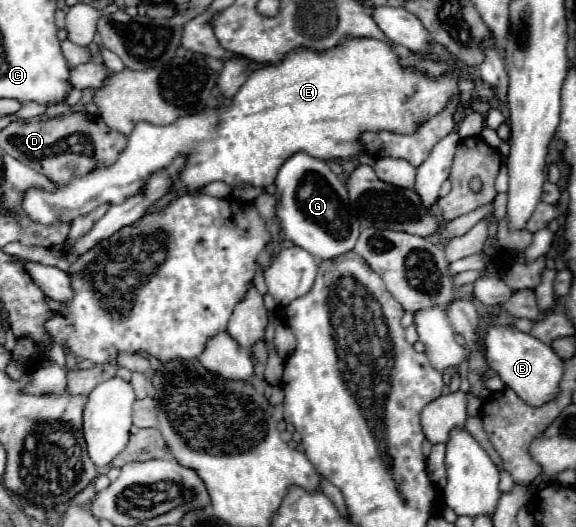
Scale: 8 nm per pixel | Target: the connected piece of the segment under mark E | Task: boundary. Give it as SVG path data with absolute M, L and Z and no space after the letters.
M347 37L337 47L327 51L297 47L289 51L277 65L263 65L255 69L243 87L235 93L229 107L205 107L199 113L179 117L171 125L139 121L129 133L127 145L113 165L97 165L87 175L73 177L69 183L57 185L55 191L29 187L23 195L21 209L33 223L39 225L55 225L57 221L71 225L77 217L89 215L103 203L119 205L125 199L139 195L145 187L145 181L153 173L169 167L177 157L185 157L185 167L179 171L179 177L173 179L171 191L193 193L213 181L223 181L229 187L269 187L273 185L277 167L281 167L281 163L285 163L285 159L297 151L325 161L363 155L367 153L365 145L361 143L361 135L365 131L413 133L421 123L443 111L451 97L461 95L457 87L457 59L445 47L431 43L431 47L421 53L421 57L427 61L443 61L447 63L449 71L439 77L427 77L417 73L413 67L403 67L399 65L399 57L389 43L371 37Z

